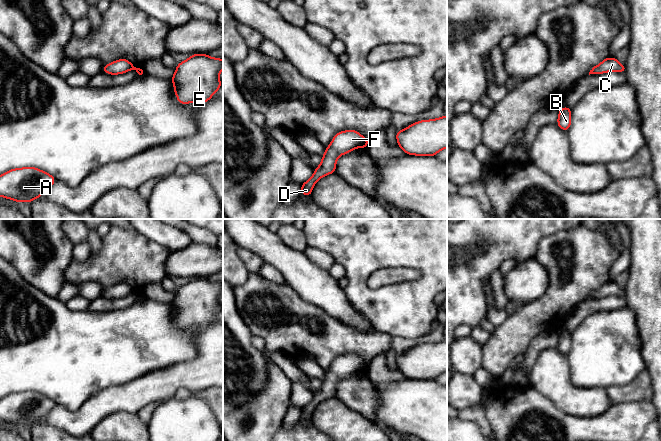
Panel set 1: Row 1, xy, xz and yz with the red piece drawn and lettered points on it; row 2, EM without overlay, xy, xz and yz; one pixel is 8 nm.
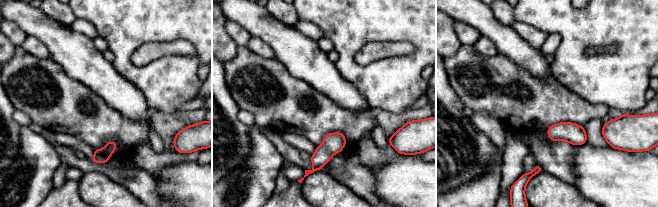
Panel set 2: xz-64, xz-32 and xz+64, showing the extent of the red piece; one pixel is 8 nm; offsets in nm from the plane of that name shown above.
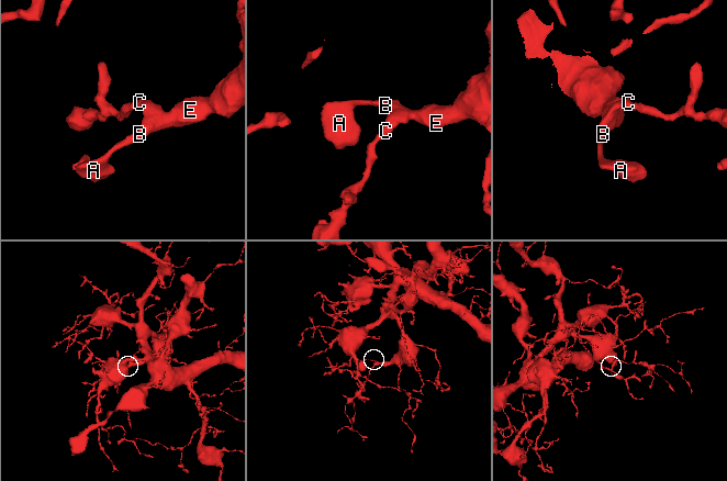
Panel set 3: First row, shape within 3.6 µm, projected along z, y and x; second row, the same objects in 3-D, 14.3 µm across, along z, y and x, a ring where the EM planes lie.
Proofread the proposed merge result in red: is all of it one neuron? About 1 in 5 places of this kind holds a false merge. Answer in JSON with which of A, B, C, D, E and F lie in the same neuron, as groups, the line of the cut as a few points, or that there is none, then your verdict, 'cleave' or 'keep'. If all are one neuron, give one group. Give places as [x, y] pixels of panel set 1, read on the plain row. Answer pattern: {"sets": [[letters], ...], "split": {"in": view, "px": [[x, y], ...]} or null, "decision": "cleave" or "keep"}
{"sets": [["A", "B", "C", "D", "E", "F"]], "split": null, "decision": "keep"}

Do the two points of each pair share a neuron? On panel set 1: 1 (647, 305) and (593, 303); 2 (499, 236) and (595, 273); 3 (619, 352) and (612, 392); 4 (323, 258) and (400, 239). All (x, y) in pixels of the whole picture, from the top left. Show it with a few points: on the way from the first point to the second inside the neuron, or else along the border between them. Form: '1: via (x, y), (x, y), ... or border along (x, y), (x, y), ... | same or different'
1: border along (624, 296), (627, 305) | different
2: border along (552, 233), (541, 240), (533, 257) | different
3: border along (635, 377), (624, 385), (611, 385), (606, 389) | different
4: border along (309, 247), (315, 247), (327, 252), (335, 261) | different

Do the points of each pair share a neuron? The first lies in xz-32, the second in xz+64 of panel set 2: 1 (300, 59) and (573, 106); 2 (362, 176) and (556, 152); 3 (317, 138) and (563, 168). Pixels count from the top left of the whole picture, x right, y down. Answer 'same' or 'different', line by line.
1: different
2: same
3: different

